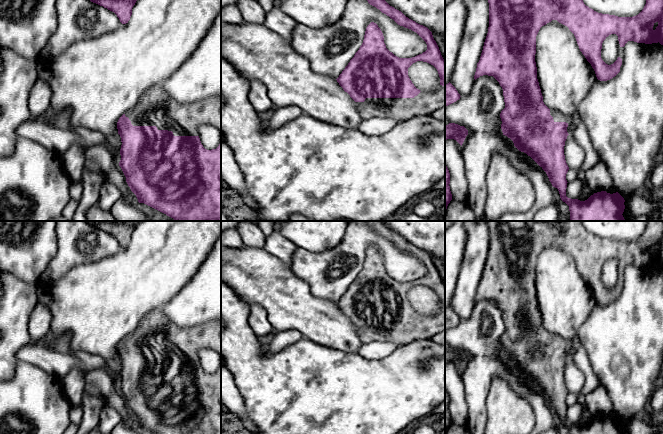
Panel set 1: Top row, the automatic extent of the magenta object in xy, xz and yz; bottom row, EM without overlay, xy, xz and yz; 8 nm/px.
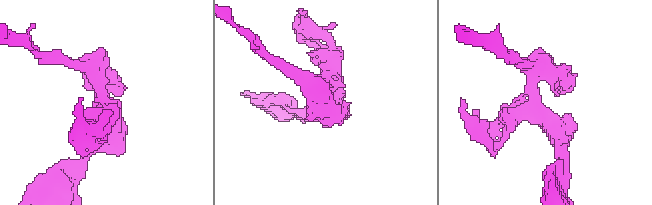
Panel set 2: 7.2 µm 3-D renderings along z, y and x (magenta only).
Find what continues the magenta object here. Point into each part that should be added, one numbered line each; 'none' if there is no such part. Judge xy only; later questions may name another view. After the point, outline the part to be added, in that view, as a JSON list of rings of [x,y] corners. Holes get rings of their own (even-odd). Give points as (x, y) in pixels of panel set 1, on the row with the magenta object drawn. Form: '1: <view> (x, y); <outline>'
1: xy (154, 108); [[[159,84],[146,90],[125,116],[133,126],[156,126],[158,130],[172,131],[174,136],[199,136],[198,128],[203,123],[215,125],[221,131],[221,97],[180,103],[169,97]]]

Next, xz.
1: xz (425, 103); [[[440,85],[435,91],[420,92],[414,98],[366,98],[364,102],[356,102],[357,110],[363,119],[390,117],[405,121],[419,115],[432,115],[445,106],[445,86]]]

